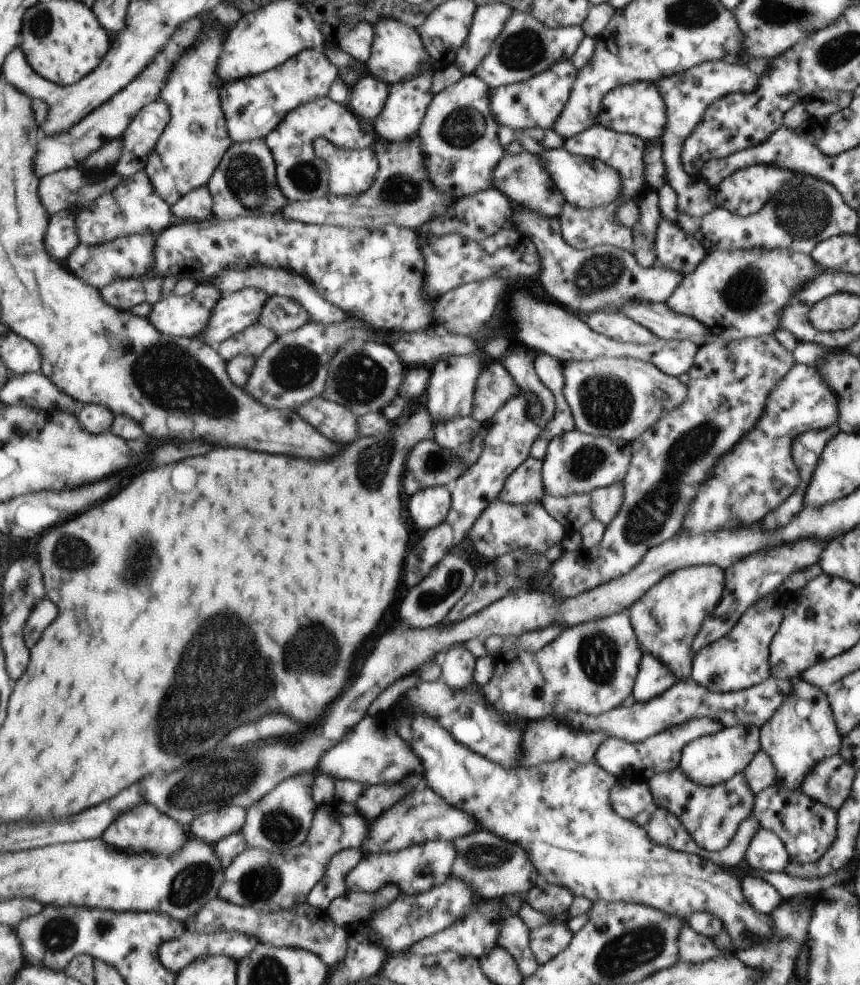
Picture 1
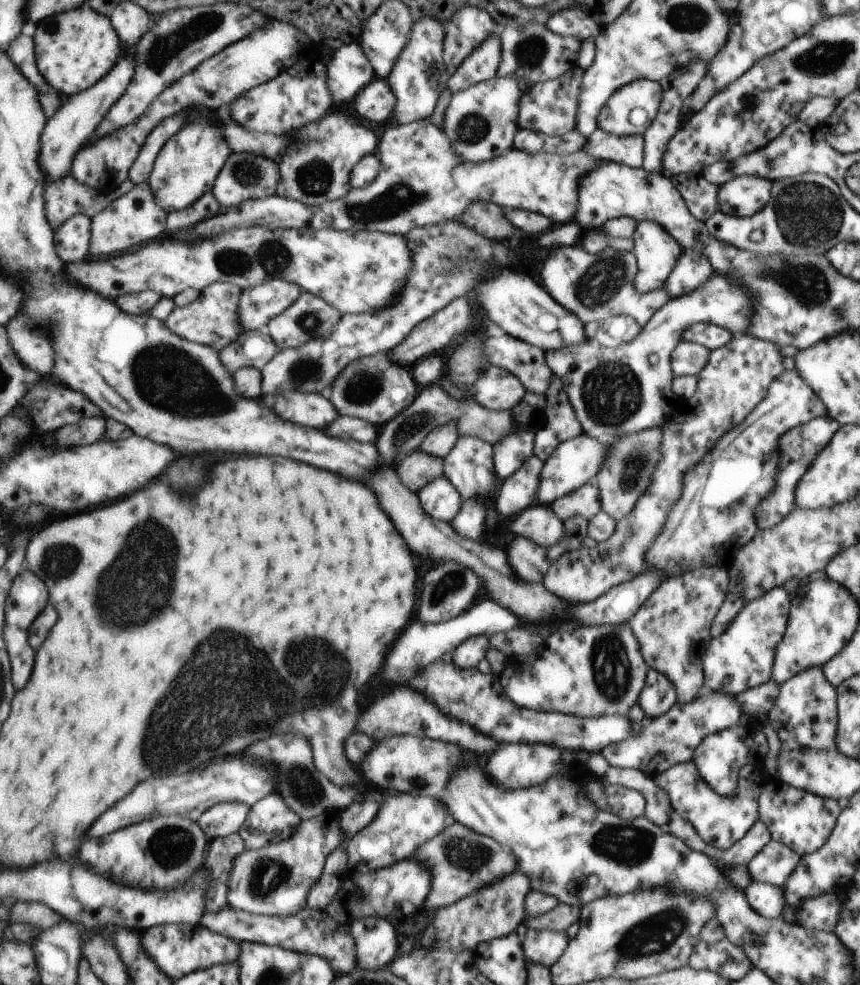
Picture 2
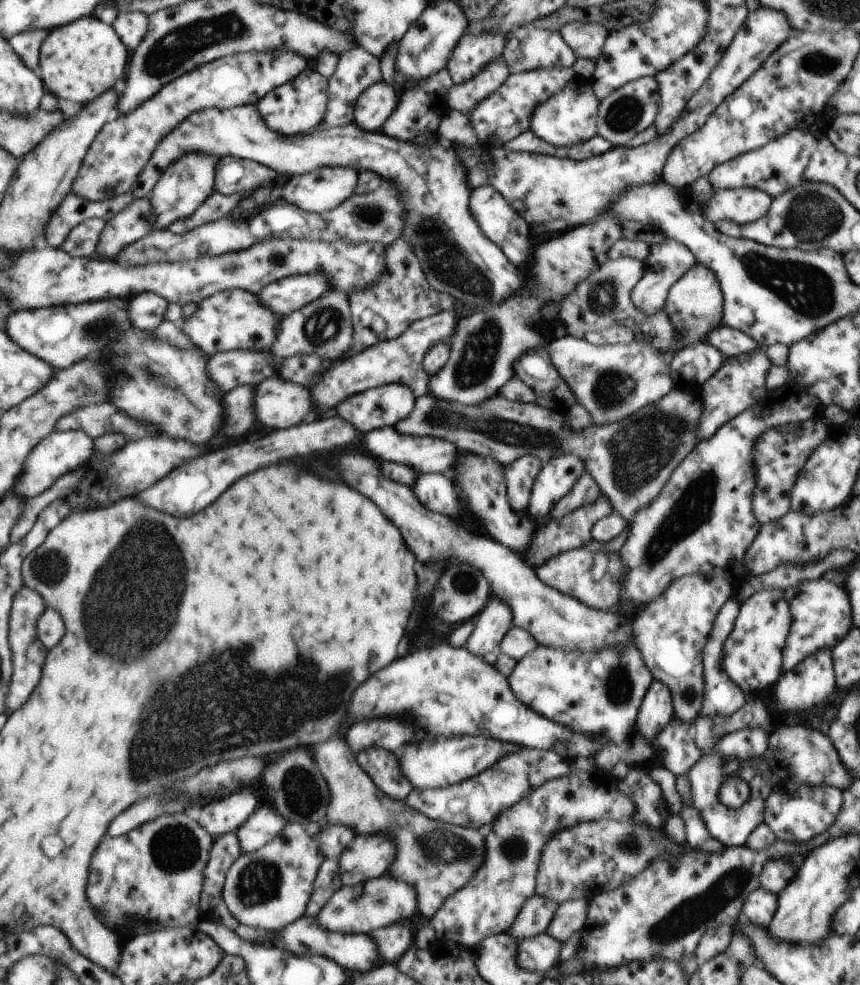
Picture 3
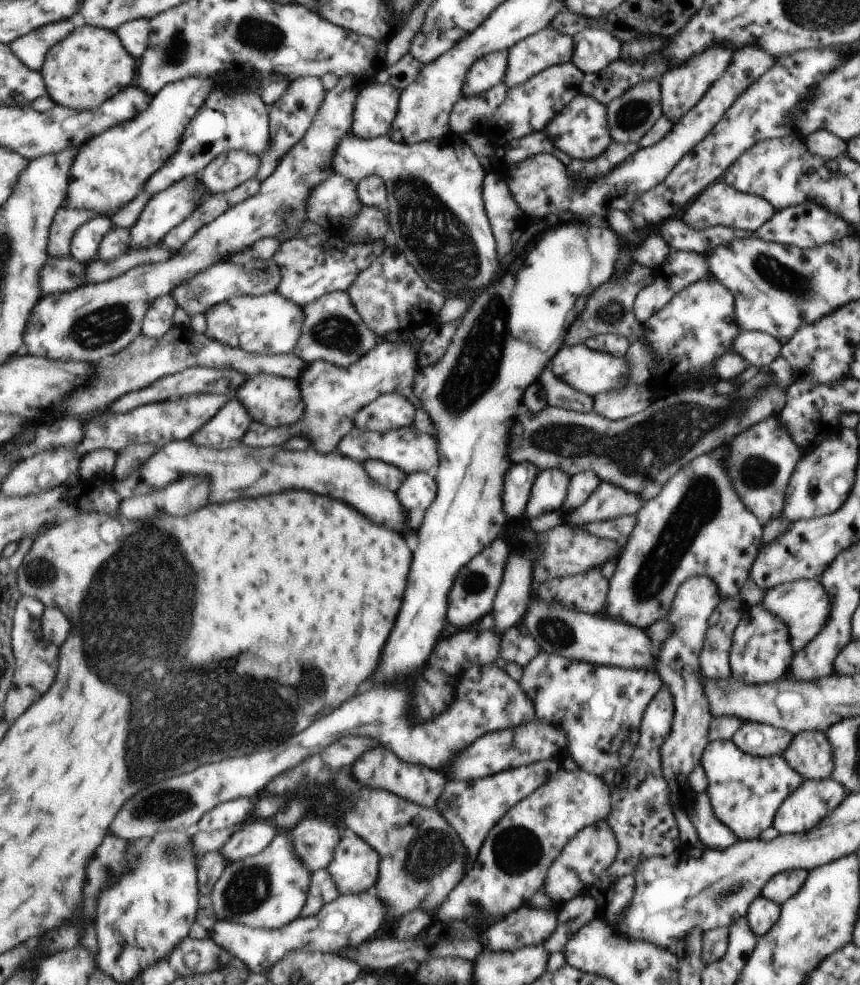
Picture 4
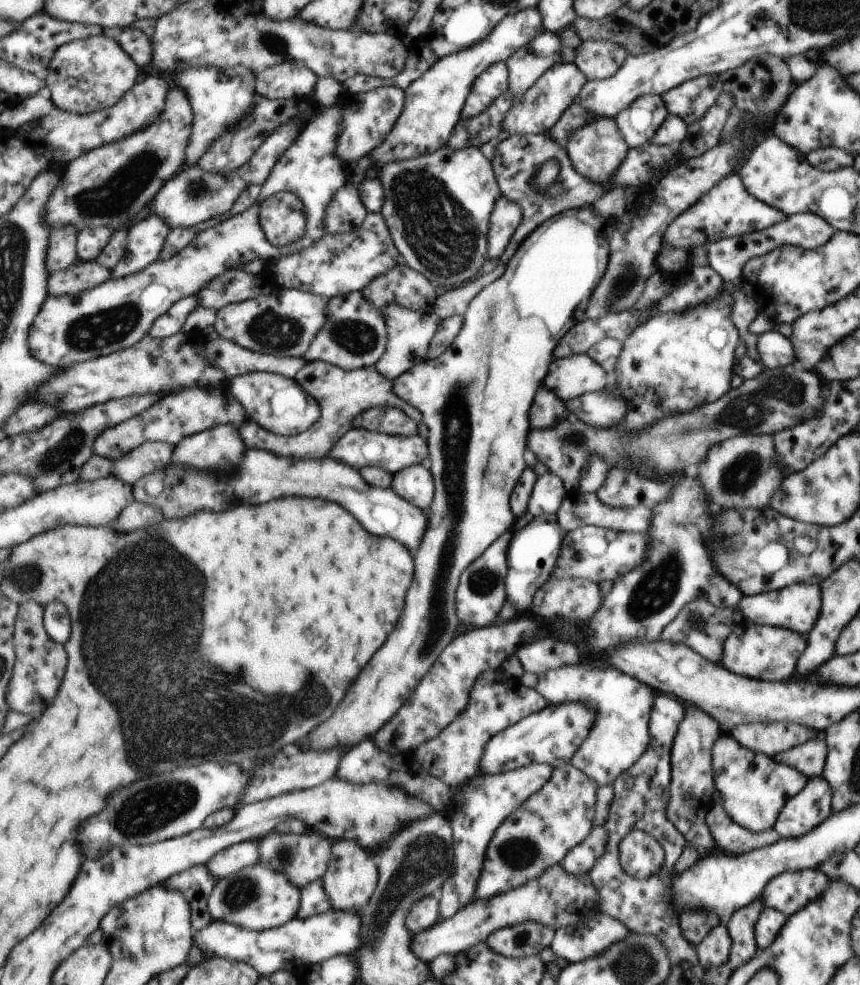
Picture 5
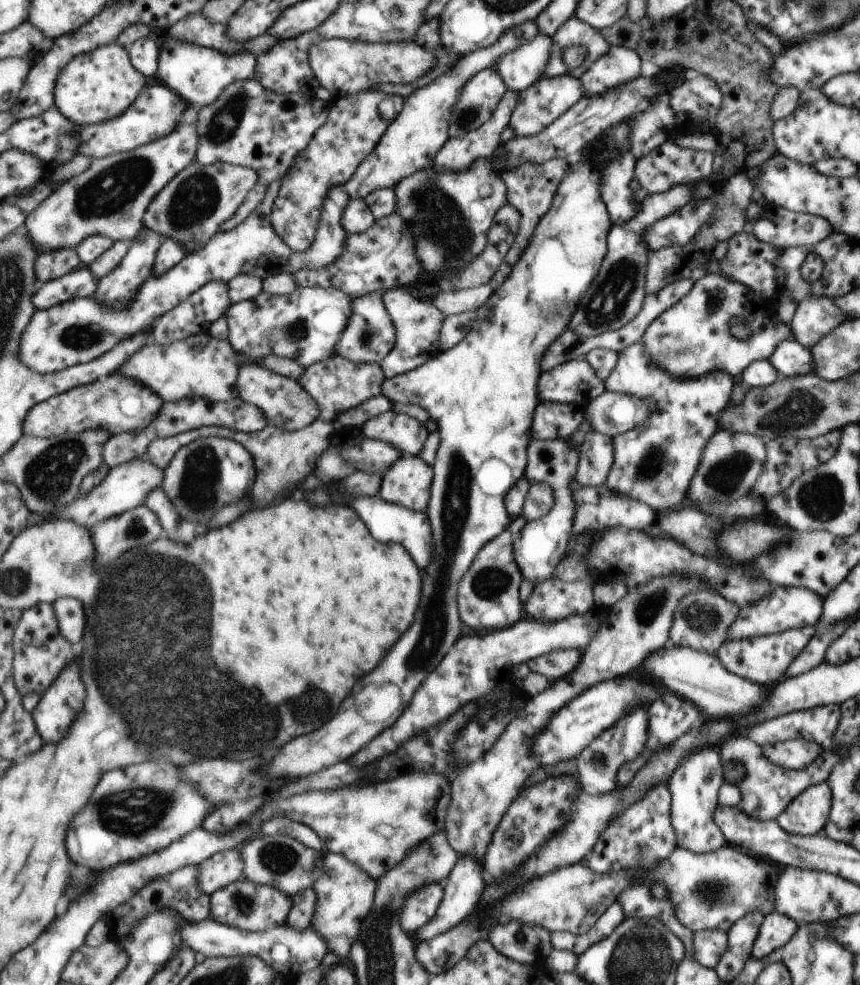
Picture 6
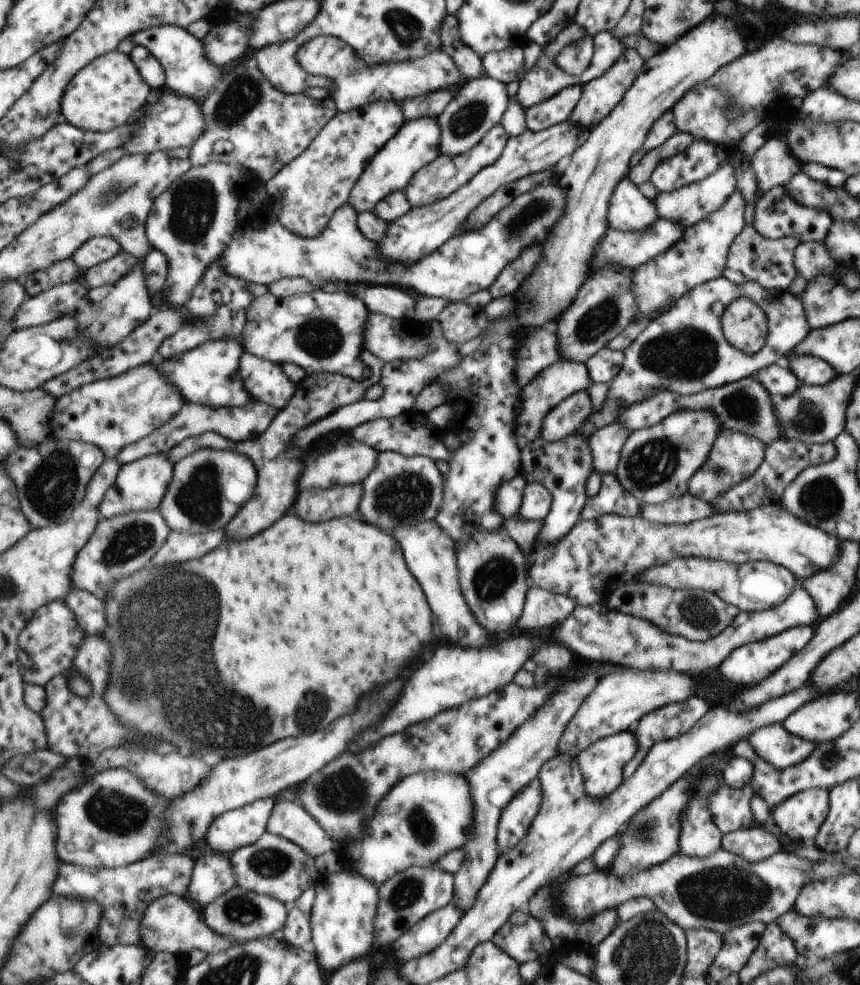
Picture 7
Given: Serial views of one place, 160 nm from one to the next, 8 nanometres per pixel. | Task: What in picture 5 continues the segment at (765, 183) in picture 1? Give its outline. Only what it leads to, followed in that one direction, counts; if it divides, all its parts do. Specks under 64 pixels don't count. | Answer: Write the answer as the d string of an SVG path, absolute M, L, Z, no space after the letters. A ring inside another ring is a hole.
M736 172L727 175L721 182L714 184L705 195L701 196L686 211L679 215L663 234L662 244L671 248L692 250L701 248L704 241L715 241L723 237L747 234L765 230L777 222L781 222L786 215L776 208L753 198L743 186Z

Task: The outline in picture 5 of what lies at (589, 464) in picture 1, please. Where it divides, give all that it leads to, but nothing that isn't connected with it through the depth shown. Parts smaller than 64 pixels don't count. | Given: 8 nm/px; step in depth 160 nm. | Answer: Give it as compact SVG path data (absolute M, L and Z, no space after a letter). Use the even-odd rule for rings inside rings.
M543 473L535 479L526 511L532 517L553 515L559 508L561 500L567 495L569 493L559 477L551 473Z

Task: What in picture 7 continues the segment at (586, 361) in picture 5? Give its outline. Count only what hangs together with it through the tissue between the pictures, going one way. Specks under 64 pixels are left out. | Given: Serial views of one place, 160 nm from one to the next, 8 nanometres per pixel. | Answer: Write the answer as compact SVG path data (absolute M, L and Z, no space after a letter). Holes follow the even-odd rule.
M559 359L546 369L543 369L533 379L531 384L521 387L521 410L515 418L515 434L523 436L525 442L532 441L539 436L538 432L542 424L543 416L557 407L563 399L575 394L577 391L586 391L589 386L590 375L589 370L584 363L576 363L575 361L566 361Z

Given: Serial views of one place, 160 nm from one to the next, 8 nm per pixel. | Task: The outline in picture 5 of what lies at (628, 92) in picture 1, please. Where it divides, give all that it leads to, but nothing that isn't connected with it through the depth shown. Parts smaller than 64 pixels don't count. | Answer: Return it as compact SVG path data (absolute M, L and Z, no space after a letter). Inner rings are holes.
M643 94L628 108L617 112L613 120L627 146L636 148L650 142L667 114L660 96Z

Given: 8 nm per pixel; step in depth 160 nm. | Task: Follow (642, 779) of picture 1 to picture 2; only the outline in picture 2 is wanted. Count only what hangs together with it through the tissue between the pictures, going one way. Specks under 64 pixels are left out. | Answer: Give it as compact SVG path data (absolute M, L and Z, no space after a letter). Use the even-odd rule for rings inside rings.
M702 690L693 702L676 702L665 714L644 722L639 735L626 736L621 742L602 748L599 753L609 766L636 768L645 776L654 778L669 767L691 760L703 738L737 725L741 716L742 710L732 696L721 691Z

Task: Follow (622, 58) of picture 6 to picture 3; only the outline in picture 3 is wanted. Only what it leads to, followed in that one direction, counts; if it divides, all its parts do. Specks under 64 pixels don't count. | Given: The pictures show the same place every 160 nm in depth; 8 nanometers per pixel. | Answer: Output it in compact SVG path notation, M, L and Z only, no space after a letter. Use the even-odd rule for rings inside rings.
M567 22L559 28L559 36L580 58L596 60L601 54L607 30L600 24L593 22Z

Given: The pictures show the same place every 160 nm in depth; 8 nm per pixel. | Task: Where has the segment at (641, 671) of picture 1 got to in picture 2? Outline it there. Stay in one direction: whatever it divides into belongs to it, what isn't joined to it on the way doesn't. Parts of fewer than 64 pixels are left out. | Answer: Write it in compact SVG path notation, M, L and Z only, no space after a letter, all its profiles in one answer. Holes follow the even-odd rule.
M650 669L646 672L647 688L638 703L644 714L644 722L665 714L677 702L677 690L663 673Z

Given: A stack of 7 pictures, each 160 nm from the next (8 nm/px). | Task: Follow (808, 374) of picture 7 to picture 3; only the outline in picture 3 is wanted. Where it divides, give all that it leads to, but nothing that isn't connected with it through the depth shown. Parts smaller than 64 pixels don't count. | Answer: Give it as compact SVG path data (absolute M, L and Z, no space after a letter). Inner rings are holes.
M725 324L711 330L704 342L718 349L725 358L747 354L759 347L754 340L751 340L751 337Z

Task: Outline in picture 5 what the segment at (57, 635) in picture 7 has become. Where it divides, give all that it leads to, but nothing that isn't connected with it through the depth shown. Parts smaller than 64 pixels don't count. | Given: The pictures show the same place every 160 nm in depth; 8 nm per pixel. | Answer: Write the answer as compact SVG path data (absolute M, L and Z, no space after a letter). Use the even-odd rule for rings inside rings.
M37 601L20 604L16 620L15 674L10 680L7 694L11 710L29 714L35 719L42 717L47 707L55 702L63 684L69 660L66 646L49 636L44 623L45 612L45 607Z

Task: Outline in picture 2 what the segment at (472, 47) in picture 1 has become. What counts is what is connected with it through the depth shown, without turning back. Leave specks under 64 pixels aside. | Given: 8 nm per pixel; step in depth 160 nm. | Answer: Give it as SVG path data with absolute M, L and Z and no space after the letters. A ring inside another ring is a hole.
M498 35L488 36L475 50L471 51L462 66L448 80L451 94L457 94L481 81L497 77L496 70L501 53Z

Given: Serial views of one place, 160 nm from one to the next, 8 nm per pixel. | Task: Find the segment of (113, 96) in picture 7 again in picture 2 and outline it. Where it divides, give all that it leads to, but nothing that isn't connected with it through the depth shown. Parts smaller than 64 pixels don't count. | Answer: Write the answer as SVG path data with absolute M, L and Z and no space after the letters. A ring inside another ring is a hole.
M89 3L42 20L33 37L41 74L57 93L67 97L78 95L105 79L127 50L110 17L98 13Z

